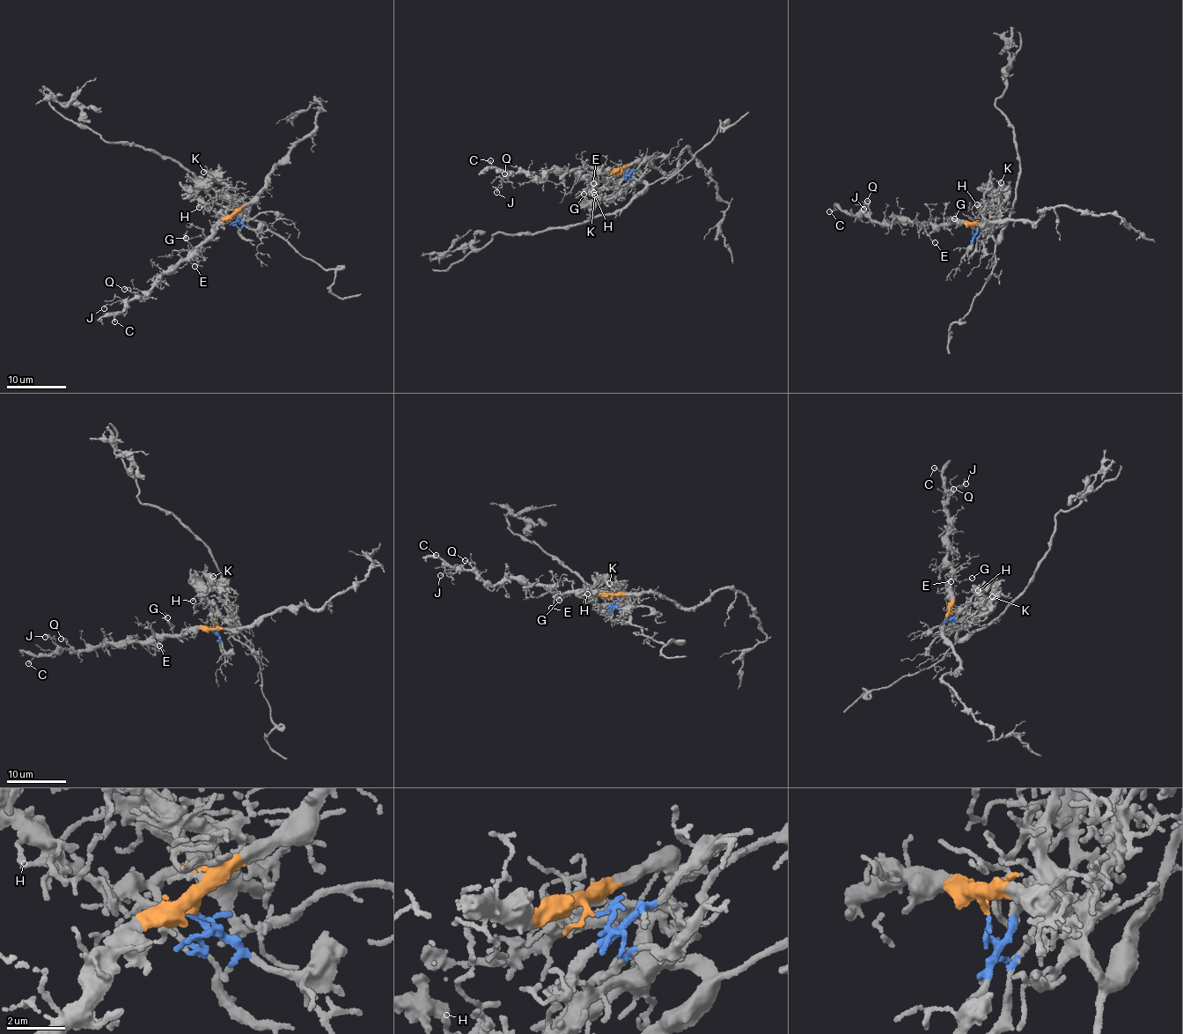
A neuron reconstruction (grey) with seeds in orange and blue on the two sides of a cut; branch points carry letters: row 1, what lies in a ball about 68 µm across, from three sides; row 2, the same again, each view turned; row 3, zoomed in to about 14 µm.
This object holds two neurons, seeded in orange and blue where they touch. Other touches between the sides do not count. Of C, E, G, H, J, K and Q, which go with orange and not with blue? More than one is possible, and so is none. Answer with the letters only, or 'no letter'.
C, E, G, J, Q

